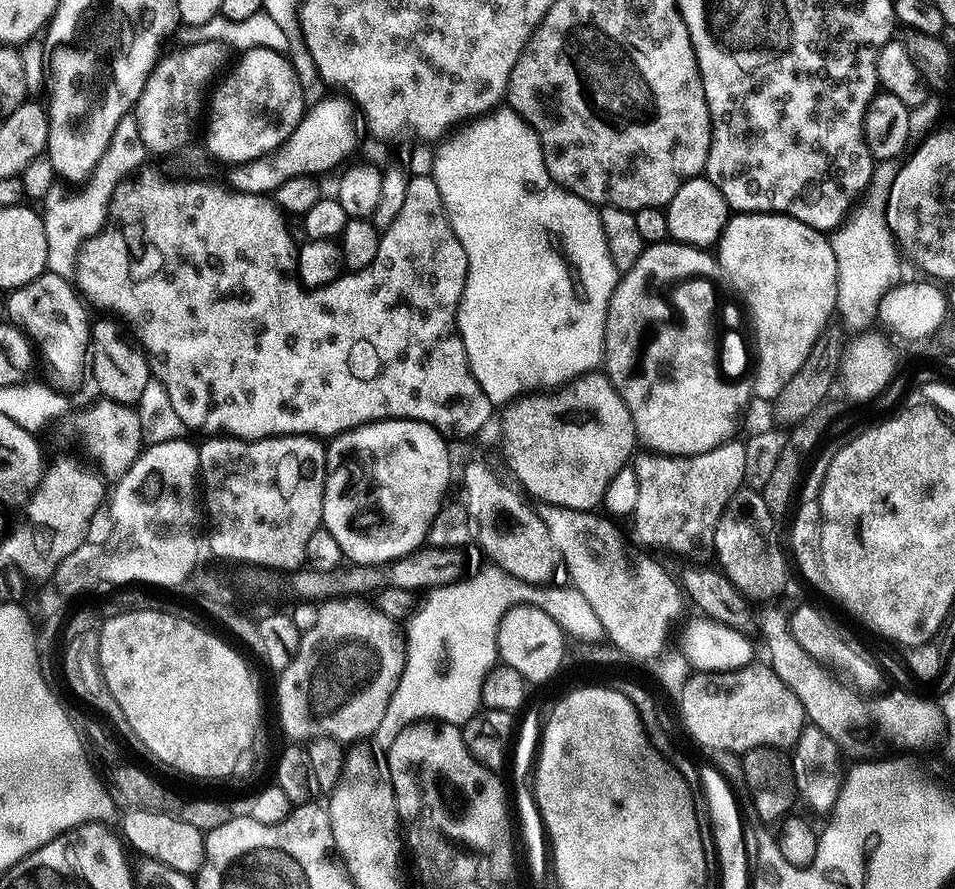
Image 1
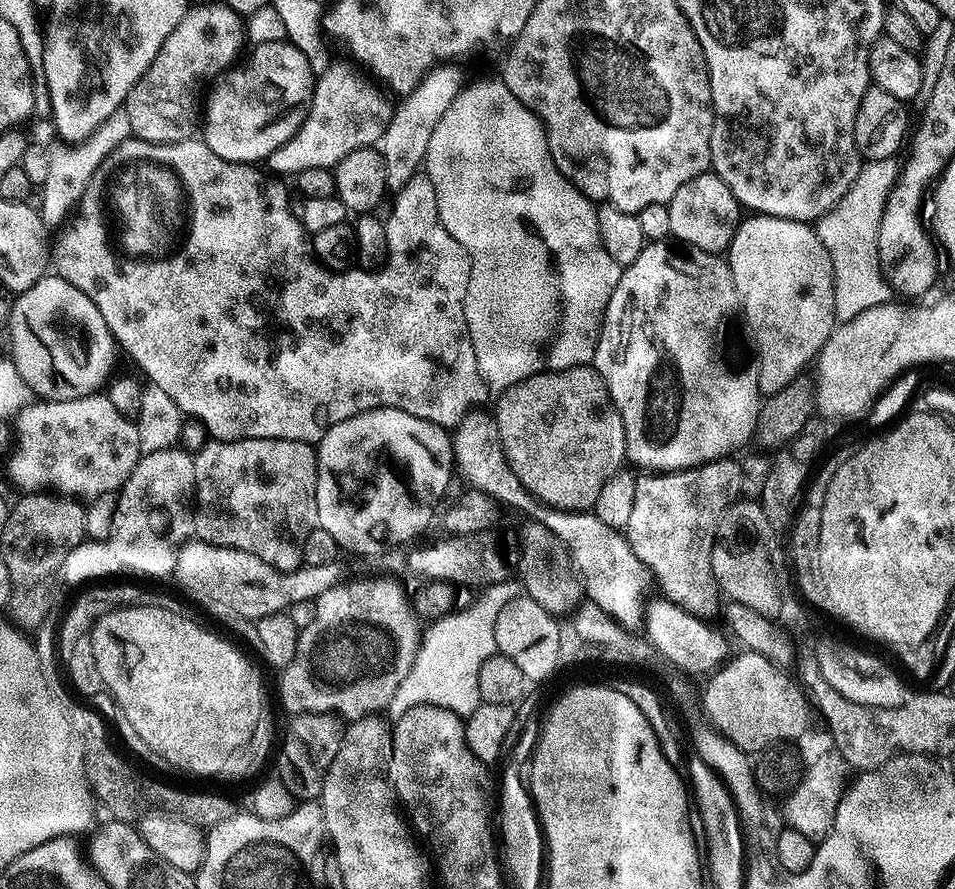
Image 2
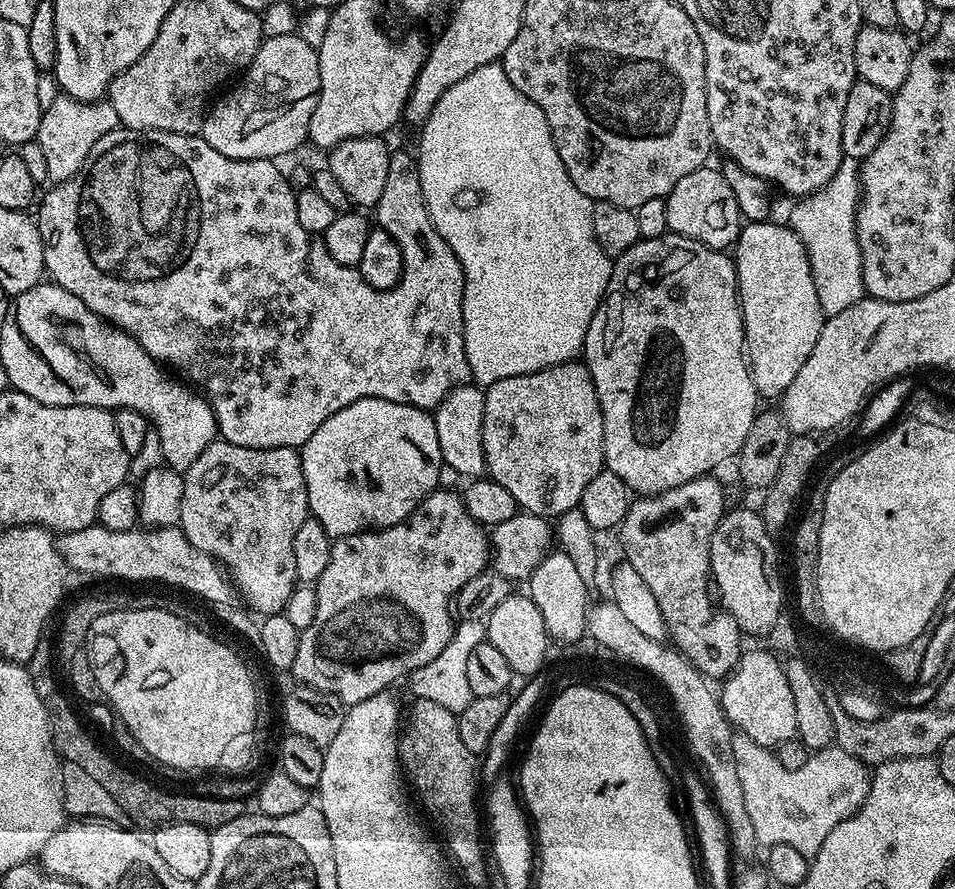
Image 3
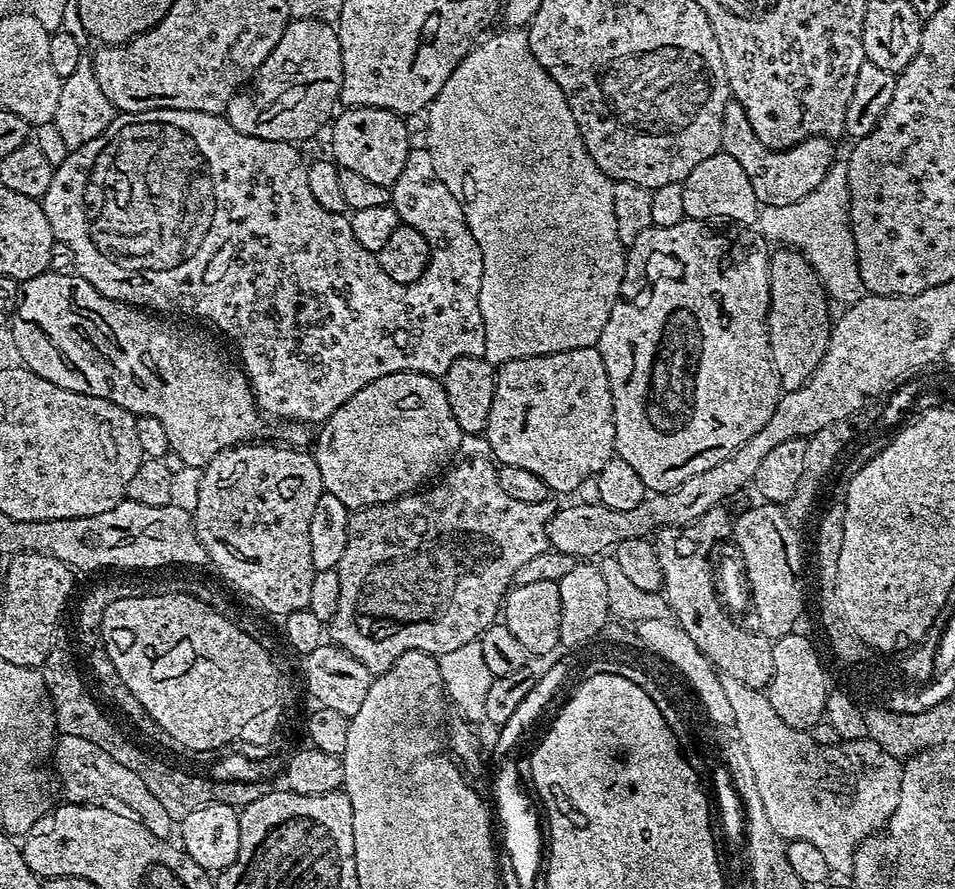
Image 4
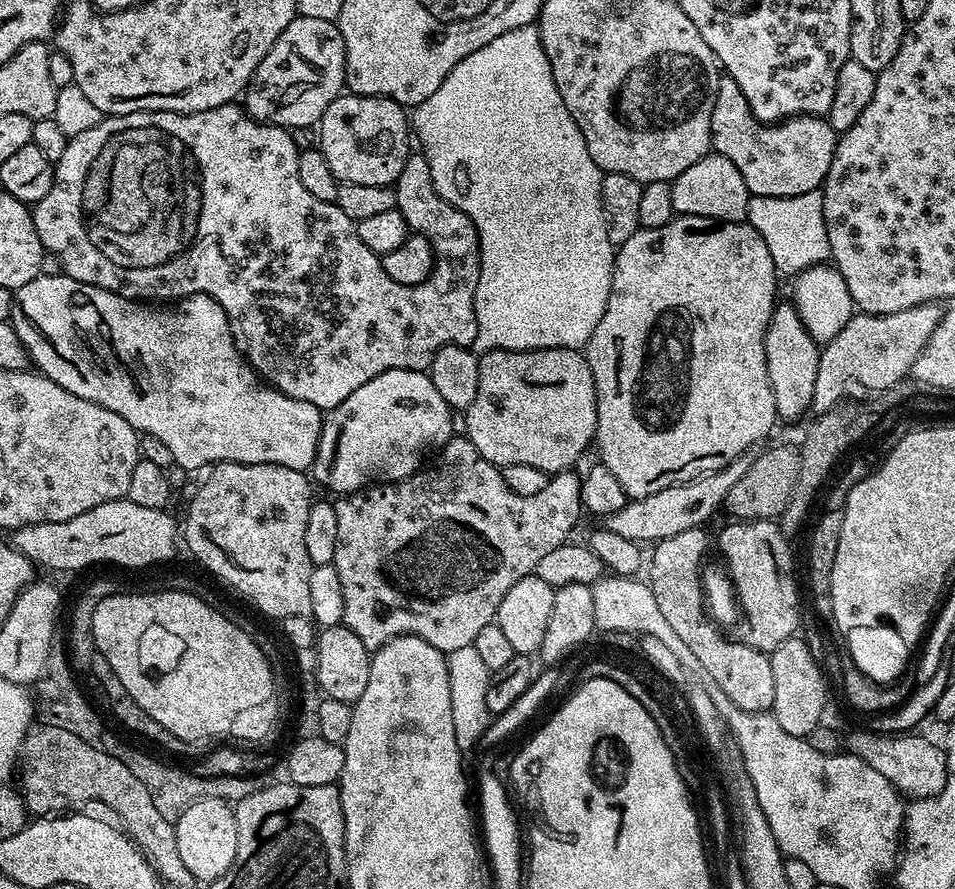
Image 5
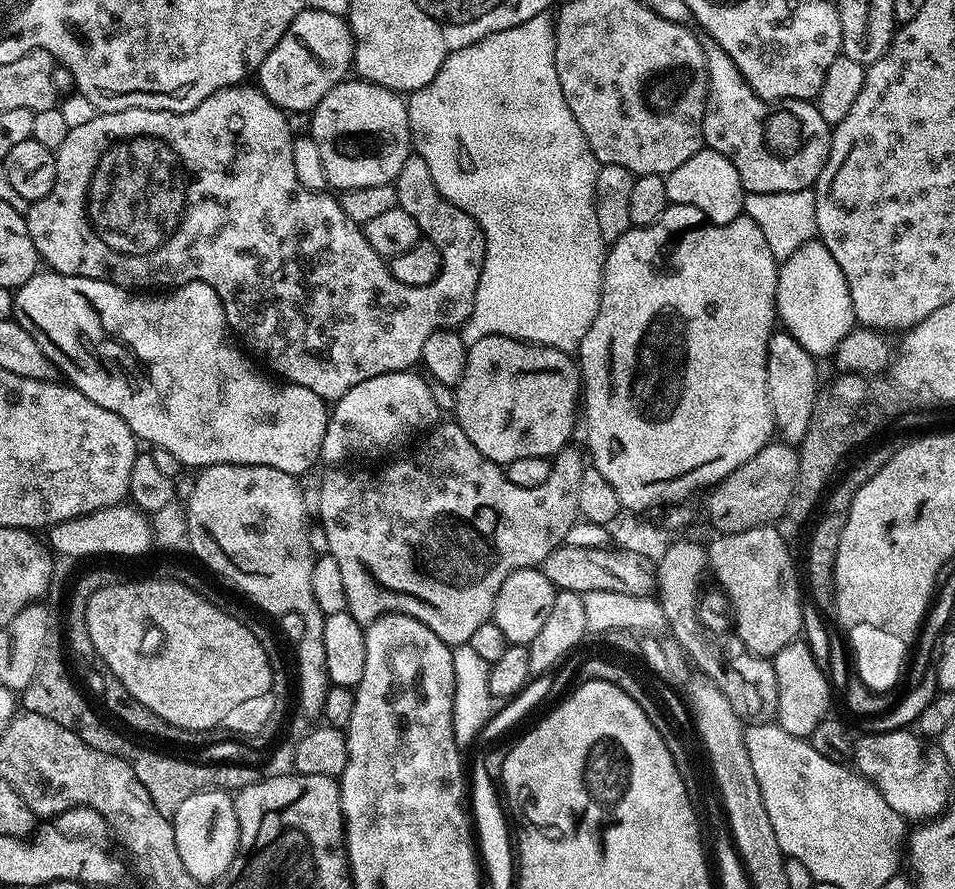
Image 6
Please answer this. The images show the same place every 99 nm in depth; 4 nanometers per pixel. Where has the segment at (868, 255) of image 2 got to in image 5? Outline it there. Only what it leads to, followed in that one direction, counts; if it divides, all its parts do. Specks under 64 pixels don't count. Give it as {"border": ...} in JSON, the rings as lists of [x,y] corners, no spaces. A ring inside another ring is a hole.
{"border":[[[820,188],[810,190],[806,194],[793,196],[754,196],[748,198],[747,223],[752,225],[758,234],[762,234],[762,242],[766,242],[766,250],[770,250],[770,258],[774,258],[777,273],[795,277],[796,273],[804,272],[815,264],[823,264],[832,255],[830,242],[826,238],[826,218],[822,214],[822,191]]]}

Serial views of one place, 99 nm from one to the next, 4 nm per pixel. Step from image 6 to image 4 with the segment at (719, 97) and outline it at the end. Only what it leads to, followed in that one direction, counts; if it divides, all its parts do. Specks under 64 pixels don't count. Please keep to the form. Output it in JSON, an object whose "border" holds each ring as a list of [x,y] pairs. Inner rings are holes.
{"border":[[[739,111],[730,113],[728,117],[725,115],[722,120],[723,151],[730,158],[734,158],[734,162],[738,162],[751,195],[761,205],[767,207],[790,206],[790,202],[798,202],[798,198],[806,198],[806,194],[810,194],[810,190],[814,190],[814,186],[818,186],[818,182],[826,179],[829,172],[833,171],[834,164],[832,164],[832,159],[836,156],[831,144],[833,143],[829,139],[811,136],[789,148],[779,150],[766,149],[763,145],[757,143],[752,131],[746,127],[746,121]]]}

